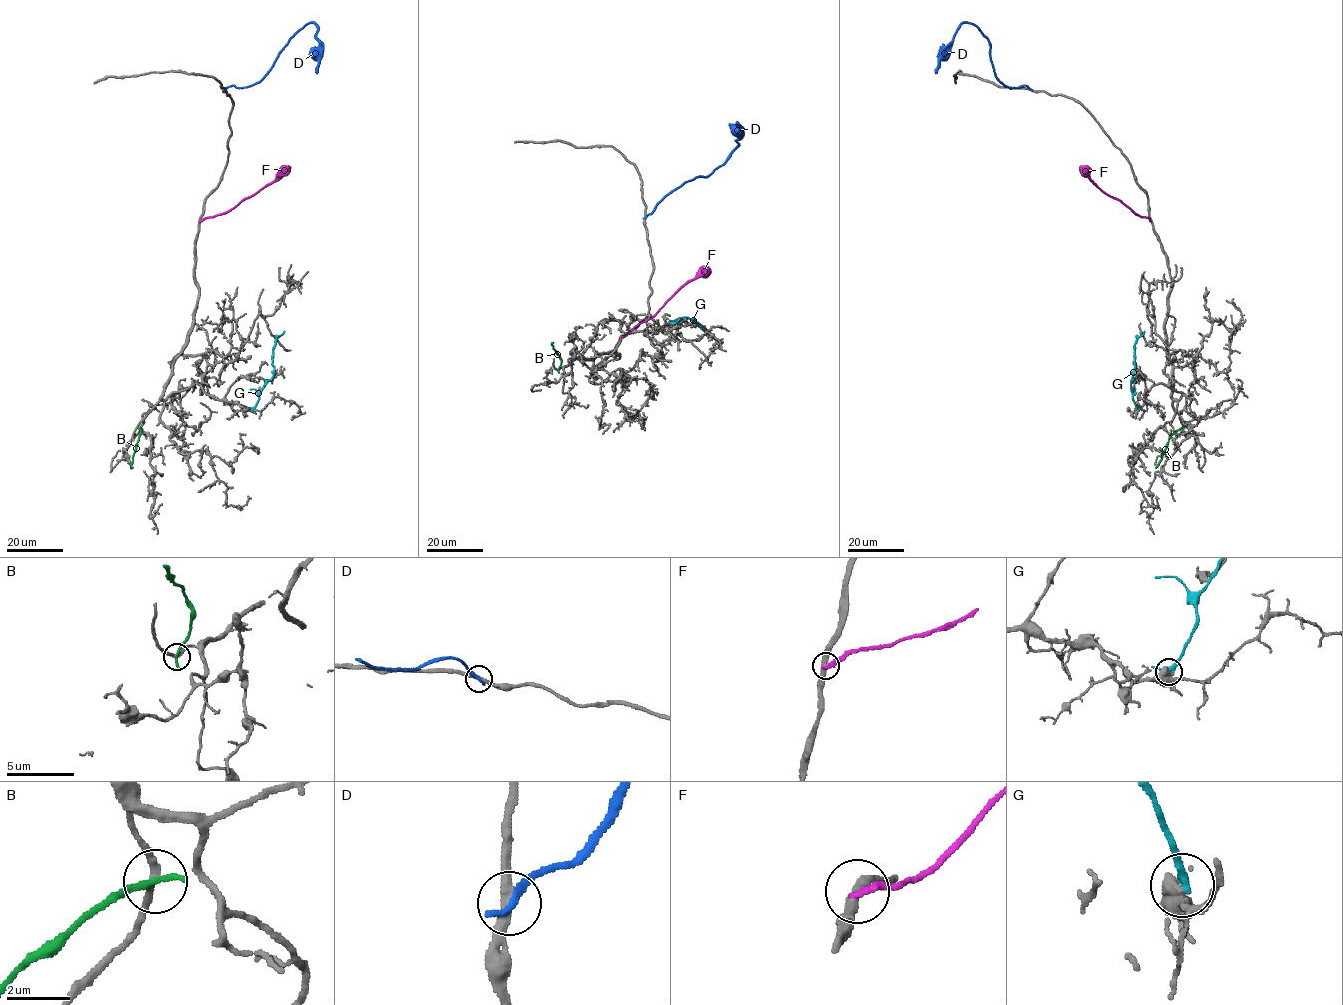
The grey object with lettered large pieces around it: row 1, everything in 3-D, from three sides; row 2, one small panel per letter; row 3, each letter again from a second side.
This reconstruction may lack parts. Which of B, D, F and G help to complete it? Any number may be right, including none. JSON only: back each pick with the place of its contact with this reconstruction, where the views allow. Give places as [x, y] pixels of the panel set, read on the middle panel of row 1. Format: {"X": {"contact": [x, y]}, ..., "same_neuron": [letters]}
{"same_neuron": []}

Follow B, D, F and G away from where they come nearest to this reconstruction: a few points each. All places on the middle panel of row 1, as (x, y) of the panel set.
B: (558, 369), (559, 355), (553, 342)
D: (645, 217), (686, 181), (708, 176), (721, 166), (738, 145), (739, 126), (737, 122)
F: (620, 336), (651, 318), (688, 282), (706, 276), (710, 269)
G: (673, 323), (687, 317), (705, 331)

